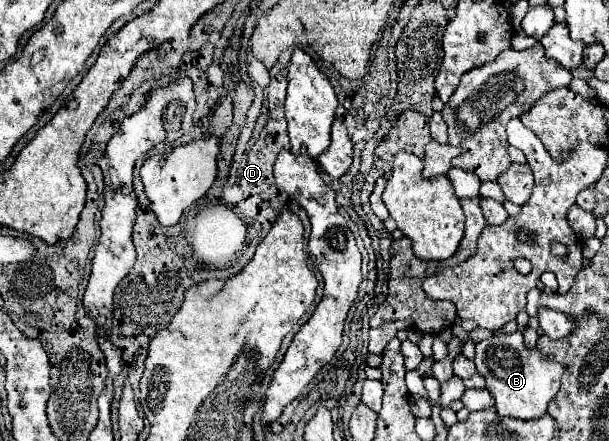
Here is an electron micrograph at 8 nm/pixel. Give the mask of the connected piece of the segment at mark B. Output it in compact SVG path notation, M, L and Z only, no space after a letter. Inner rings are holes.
M519 331L511 335L489 337L477 343L475 365L487 381L487 391L495 399L497 413L501 417L525 421L539 419L547 413L547 405L557 395L559 381L565 371L565 367L559 361L545 357L539 349L527 349L523 343L523 335Z

